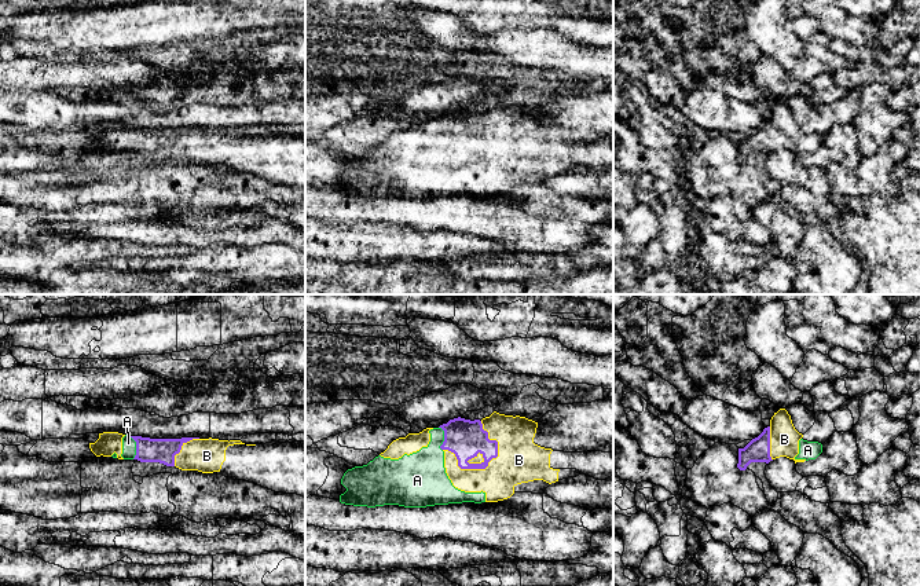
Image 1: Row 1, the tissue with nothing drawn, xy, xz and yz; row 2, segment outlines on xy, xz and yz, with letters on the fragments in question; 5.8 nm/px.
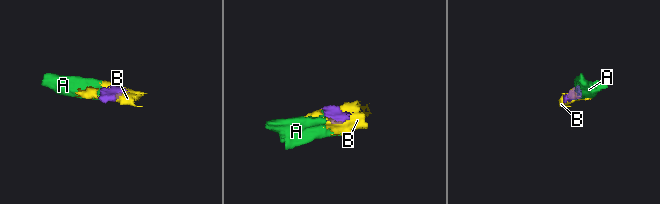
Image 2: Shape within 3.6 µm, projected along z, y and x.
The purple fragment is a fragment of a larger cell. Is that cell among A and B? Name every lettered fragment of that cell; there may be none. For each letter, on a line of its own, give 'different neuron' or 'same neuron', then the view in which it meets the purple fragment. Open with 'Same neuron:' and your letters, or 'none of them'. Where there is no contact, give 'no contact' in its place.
Same neuron: A, B
A: same neuron | xz
B: same neuron | xz

